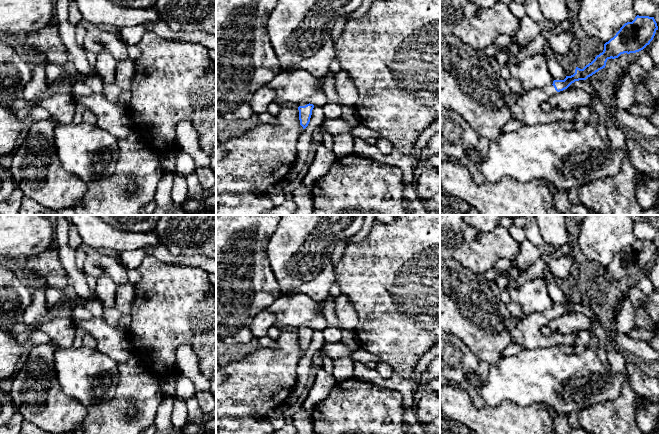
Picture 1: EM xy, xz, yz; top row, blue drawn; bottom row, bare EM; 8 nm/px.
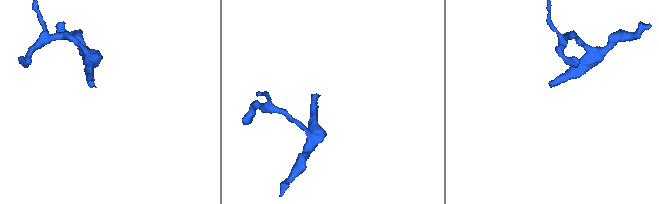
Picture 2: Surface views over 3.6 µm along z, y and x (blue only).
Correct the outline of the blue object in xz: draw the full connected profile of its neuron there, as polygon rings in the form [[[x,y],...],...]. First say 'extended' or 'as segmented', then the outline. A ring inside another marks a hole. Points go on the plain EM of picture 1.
extended; [[[301,325],[298,329],[300,349],[305,353],[310,346],[314,329],[307,325]]]

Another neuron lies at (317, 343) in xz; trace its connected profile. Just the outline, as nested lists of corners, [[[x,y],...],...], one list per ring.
[[[314,330],[308,350],[304,353],[297,365],[297,383],[294,392],[299,395],[305,389],[309,371],[312,366],[312,356],[327,346],[323,331]]]

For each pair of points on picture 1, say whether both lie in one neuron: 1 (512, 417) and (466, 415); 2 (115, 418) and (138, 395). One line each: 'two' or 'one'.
1: one
2: one

